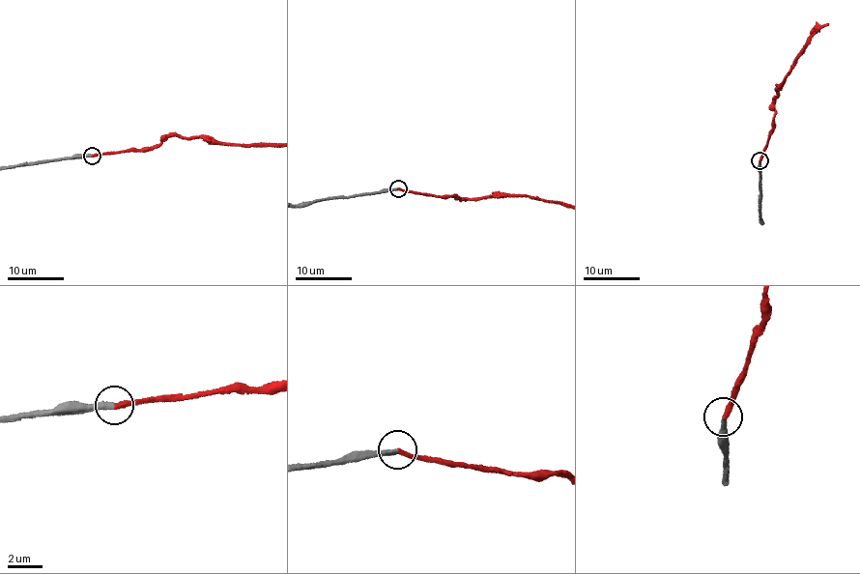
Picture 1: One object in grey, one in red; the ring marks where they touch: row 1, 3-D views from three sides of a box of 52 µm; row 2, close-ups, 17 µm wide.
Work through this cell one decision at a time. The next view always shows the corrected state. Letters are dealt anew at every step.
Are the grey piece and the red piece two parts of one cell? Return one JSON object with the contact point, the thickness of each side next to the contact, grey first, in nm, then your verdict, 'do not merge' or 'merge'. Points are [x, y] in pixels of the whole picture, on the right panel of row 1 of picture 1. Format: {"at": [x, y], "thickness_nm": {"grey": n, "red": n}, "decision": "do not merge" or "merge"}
{"at": [759, 160], "thickness_nm": {"grey": 320, "red": 260}, "decision": "merge"}

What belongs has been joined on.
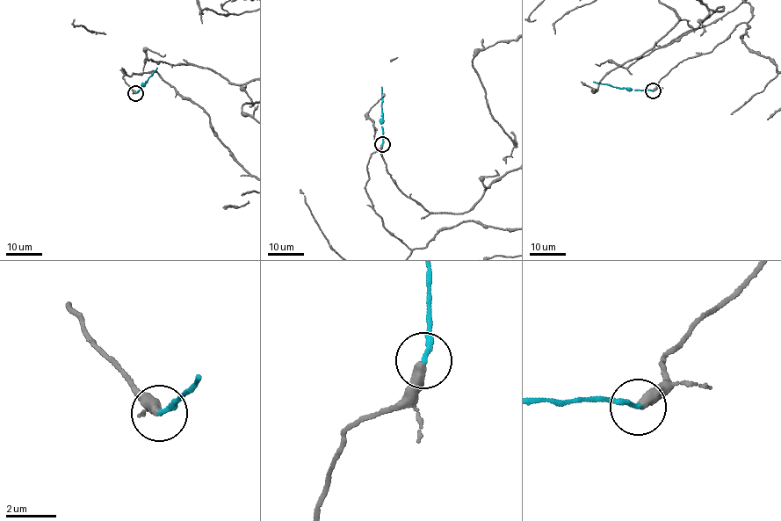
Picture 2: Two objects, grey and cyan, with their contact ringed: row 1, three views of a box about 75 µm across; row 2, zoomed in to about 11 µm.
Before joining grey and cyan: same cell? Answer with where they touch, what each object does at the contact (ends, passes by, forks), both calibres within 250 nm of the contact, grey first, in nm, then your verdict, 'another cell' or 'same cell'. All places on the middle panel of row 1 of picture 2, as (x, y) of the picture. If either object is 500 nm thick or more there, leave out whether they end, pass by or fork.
at (382, 144); grey ends there; cyan ends there; 400 nm thick on the grey side, 180 nm on the other; same cell

